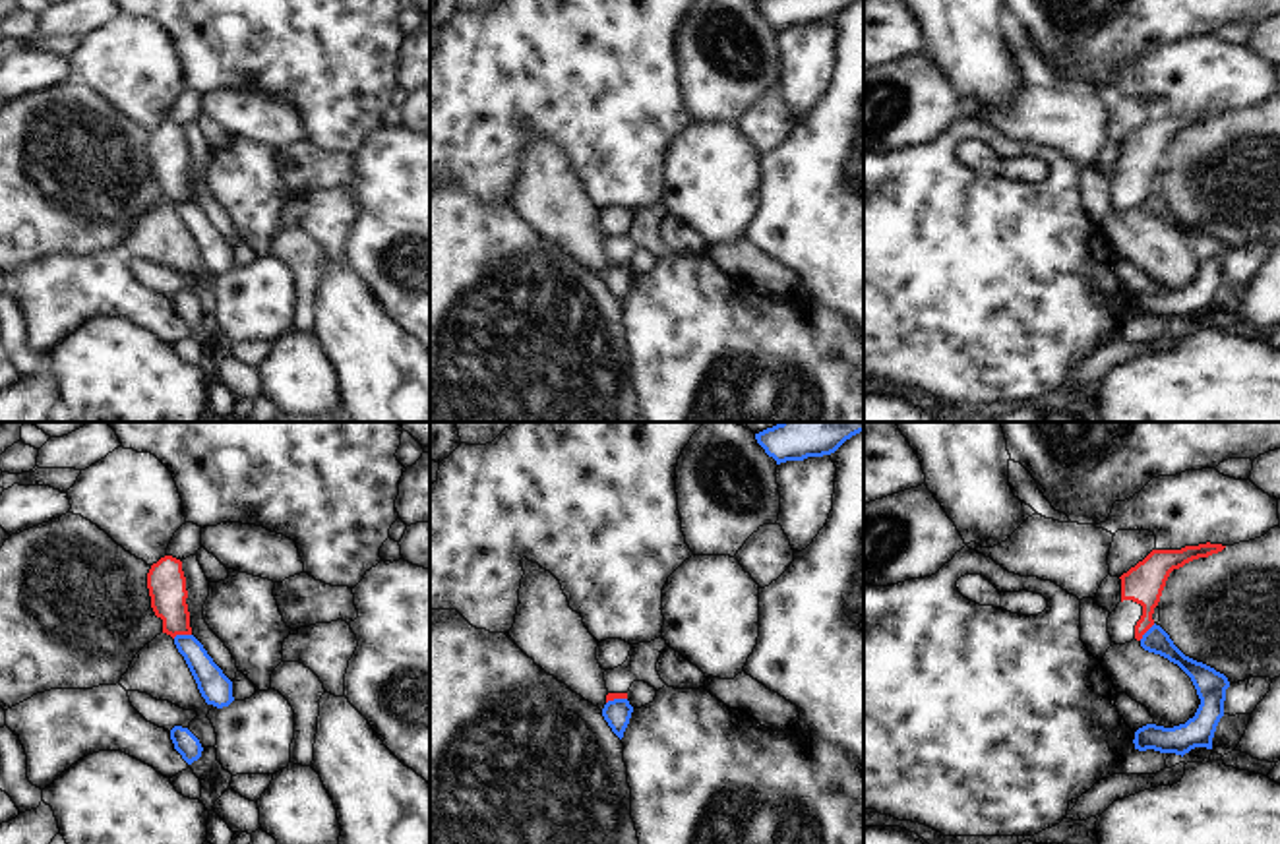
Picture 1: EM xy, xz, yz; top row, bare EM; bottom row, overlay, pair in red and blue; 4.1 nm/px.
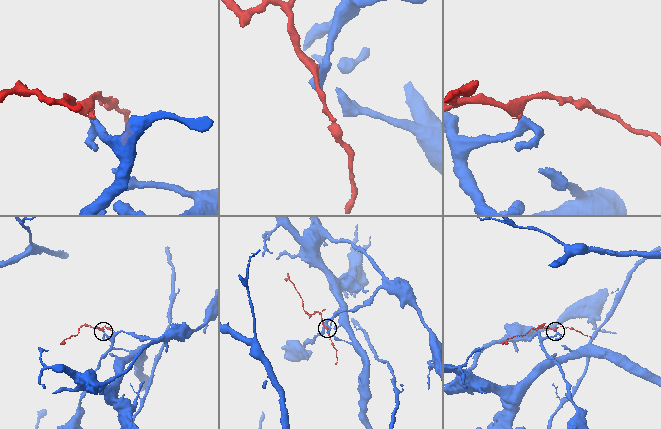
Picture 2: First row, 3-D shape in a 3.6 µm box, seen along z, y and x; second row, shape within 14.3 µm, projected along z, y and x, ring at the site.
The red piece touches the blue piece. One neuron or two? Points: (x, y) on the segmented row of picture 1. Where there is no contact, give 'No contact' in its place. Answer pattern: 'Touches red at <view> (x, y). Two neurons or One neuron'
Touches red at xy (181, 633). Two neurons.

